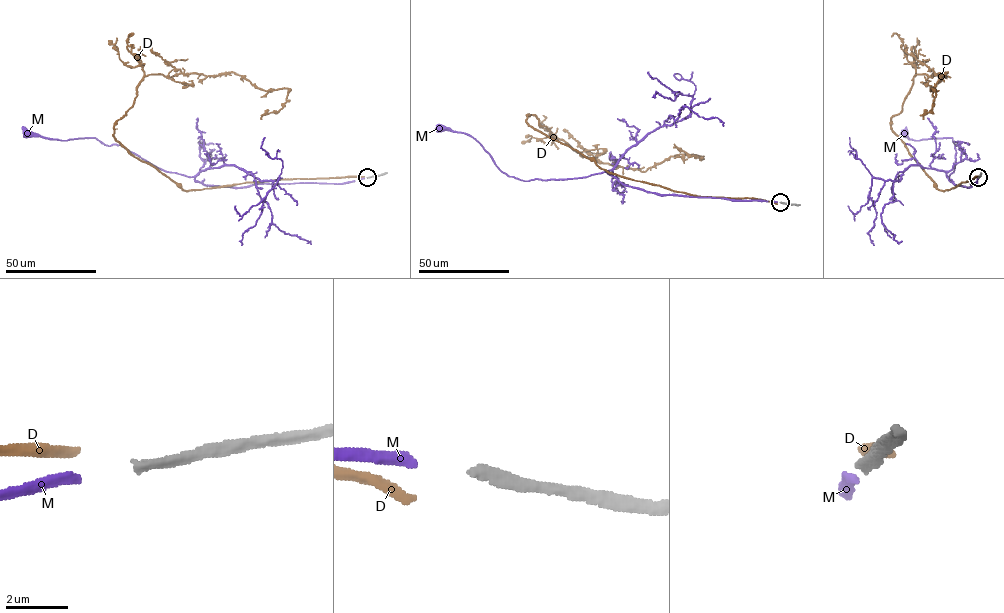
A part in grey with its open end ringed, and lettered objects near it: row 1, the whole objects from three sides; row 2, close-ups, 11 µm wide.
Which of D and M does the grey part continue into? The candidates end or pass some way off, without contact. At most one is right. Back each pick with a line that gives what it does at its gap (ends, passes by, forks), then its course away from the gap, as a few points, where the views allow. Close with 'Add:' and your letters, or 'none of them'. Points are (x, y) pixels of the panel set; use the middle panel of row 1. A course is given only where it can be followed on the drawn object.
M: it ends; course (777, 202), (662, 195), (622, 184), (607, 171), (578, 178), (521, 180), (503, 173), (472, 137), (441, 128)
Add: M

